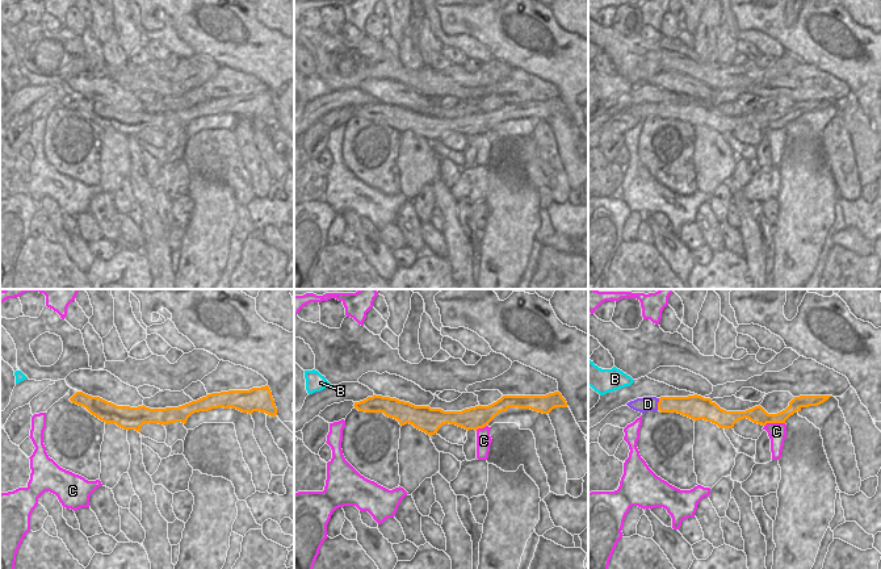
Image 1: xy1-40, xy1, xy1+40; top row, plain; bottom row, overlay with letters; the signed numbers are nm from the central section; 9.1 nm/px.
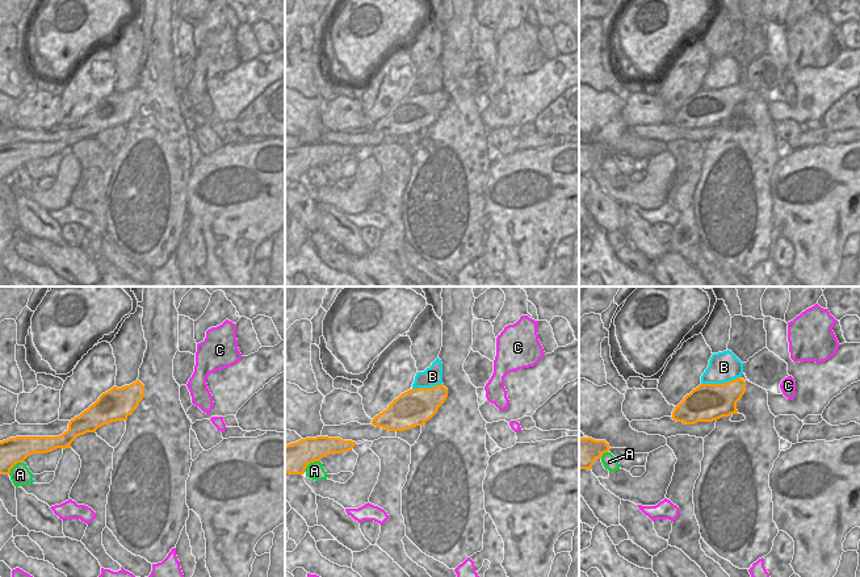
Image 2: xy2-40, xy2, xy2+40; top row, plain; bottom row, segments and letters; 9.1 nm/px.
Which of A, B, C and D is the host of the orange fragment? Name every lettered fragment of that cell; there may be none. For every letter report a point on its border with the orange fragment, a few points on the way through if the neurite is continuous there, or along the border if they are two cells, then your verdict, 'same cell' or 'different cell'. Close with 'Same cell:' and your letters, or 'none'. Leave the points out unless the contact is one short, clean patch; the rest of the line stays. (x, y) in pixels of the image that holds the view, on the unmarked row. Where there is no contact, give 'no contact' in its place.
A: contact xy2 (310, 167); border xy2 (319, 166), (311, 167), (303, 176); different cell
B: contact xy2+40 (720, 90); different cell
C: contact xy1+40 (773, 128); different cell
D: contact xy1+40 (658, 109); way xy1+40 (682, 111), (658, 109), (647, 109); same cell
Same cell: D

